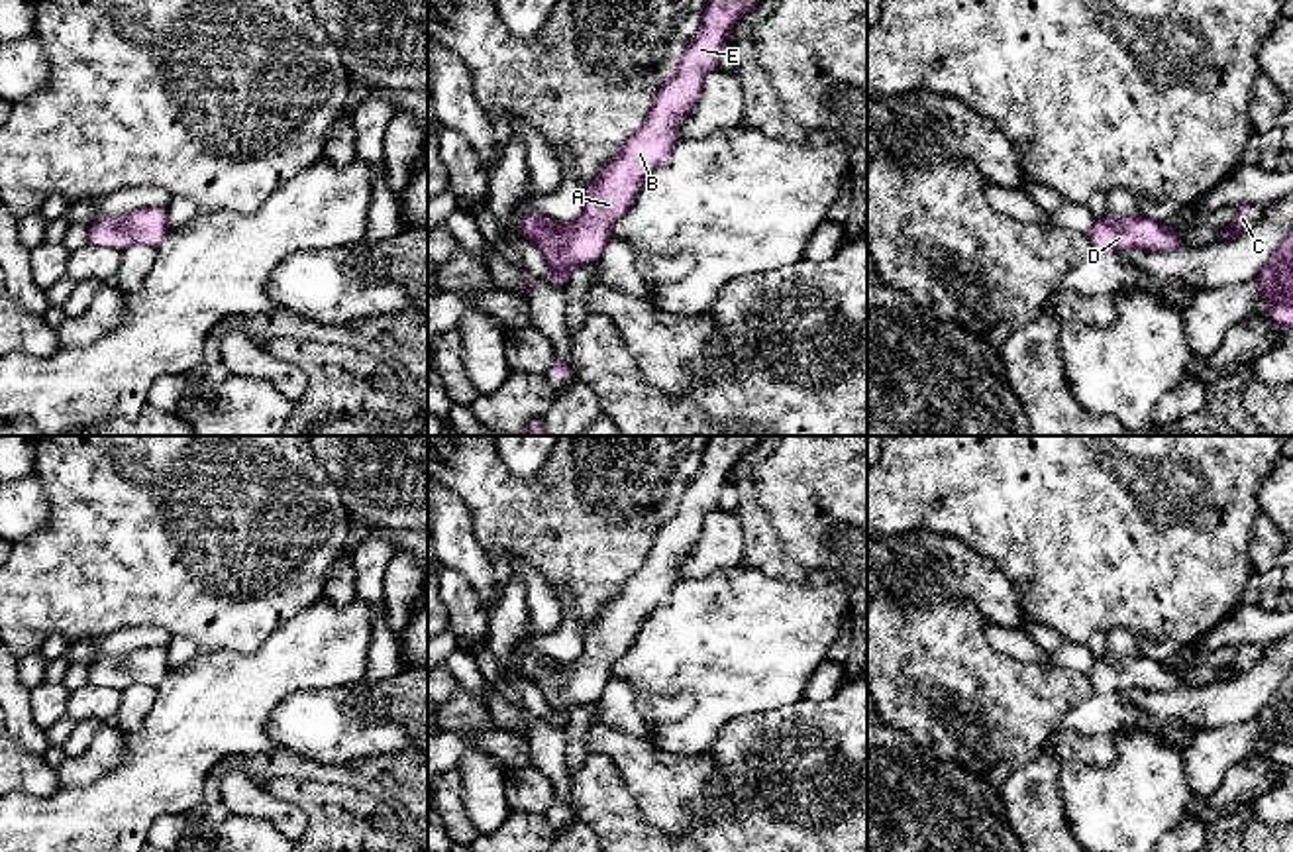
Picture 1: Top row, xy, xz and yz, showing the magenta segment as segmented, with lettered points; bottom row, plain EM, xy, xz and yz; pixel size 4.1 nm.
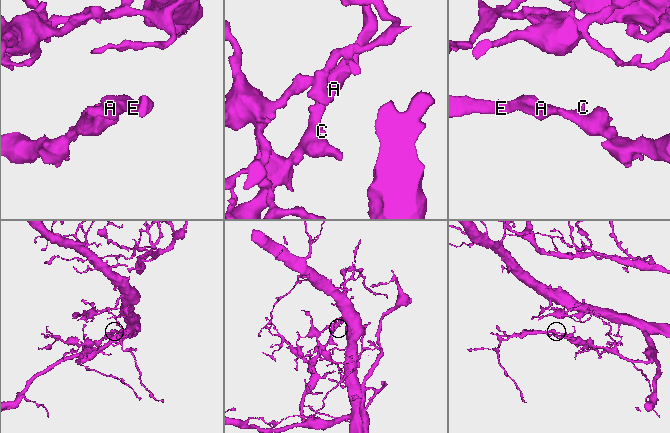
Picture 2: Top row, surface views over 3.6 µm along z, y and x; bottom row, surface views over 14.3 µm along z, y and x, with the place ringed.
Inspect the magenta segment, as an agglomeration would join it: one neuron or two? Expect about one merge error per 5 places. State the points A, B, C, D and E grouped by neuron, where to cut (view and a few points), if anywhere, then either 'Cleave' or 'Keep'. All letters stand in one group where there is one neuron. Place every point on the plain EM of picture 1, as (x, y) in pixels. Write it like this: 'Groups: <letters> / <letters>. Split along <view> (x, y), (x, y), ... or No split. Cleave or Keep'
Groups: A B C D E. No split. Keep

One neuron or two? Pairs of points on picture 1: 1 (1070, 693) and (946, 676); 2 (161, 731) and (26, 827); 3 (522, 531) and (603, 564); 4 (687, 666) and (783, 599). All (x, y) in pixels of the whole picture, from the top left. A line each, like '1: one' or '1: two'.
1: one
2: one
3: one
4: one

